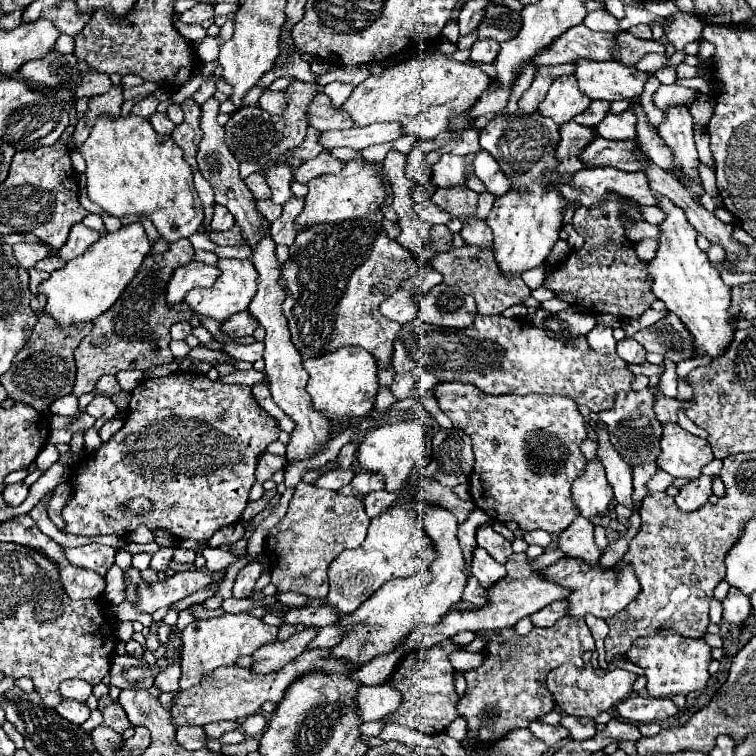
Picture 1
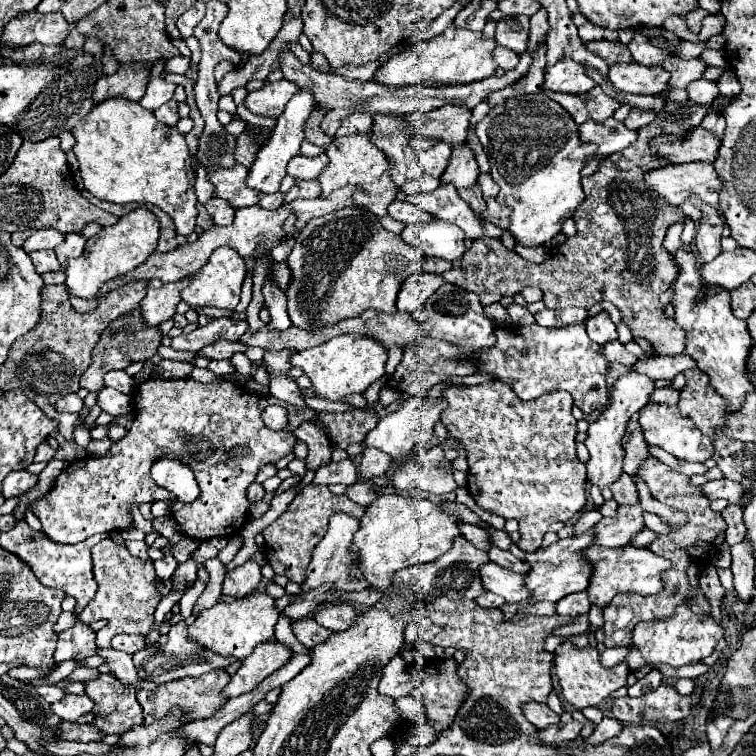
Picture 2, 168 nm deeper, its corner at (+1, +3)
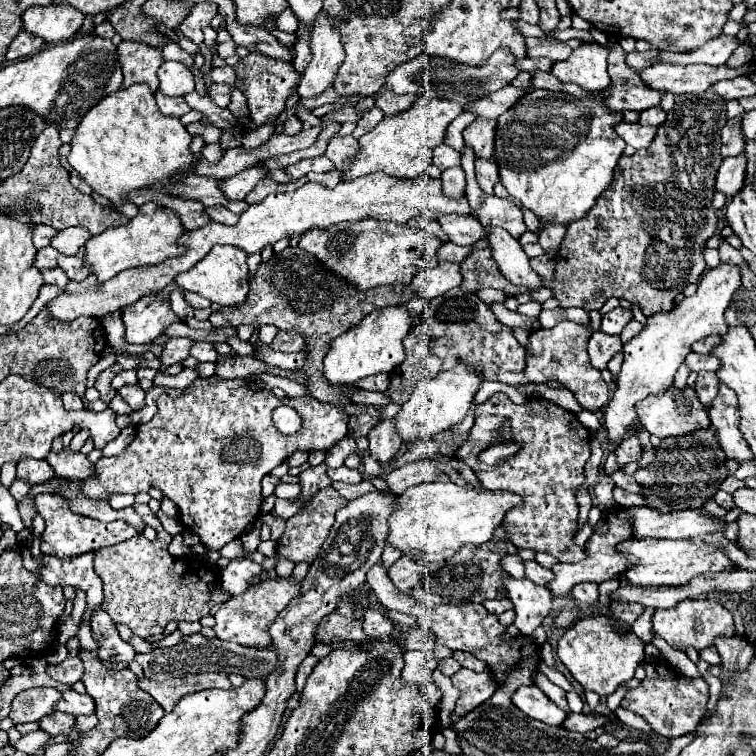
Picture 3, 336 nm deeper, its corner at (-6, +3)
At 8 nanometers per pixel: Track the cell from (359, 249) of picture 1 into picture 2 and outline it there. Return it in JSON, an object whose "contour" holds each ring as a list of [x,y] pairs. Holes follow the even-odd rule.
{"contour":[[[346,209],[324,215],[320,219],[312,219],[312,223],[308,223],[308,227],[304,227],[304,231],[300,231],[296,237],[296,245],[286,261],[292,269],[292,283],[286,291],[288,315],[296,327],[304,329],[332,325],[342,319],[356,317],[366,309],[394,313],[396,295],[402,281],[424,269],[424,251],[402,241],[400,235],[386,231],[374,213],[362,209]]]}

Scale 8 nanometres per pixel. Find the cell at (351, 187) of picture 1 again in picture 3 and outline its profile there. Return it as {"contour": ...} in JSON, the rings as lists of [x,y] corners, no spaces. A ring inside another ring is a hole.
{"contour":[[[419,97],[409,111],[383,119],[373,131],[365,133],[359,139],[359,151],[351,159],[347,159],[345,169],[341,169],[341,181],[351,181],[375,171],[381,171],[399,179],[413,179],[423,175],[431,165],[433,149],[443,143],[447,125],[459,113],[461,113],[461,105],[455,101]]]}

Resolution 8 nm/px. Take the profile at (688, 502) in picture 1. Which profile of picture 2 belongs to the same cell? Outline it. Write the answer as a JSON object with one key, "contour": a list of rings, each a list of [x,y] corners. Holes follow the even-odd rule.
{"contour":[[[720,479],[720,481],[708,481],[706,485],[702,485],[704,489],[704,495],[714,501],[714,499],[726,499],[728,503],[734,503],[734,505],[744,505],[744,497],[750,489],[746,489],[744,485],[736,483],[736,481],[730,481],[730,479]]]}

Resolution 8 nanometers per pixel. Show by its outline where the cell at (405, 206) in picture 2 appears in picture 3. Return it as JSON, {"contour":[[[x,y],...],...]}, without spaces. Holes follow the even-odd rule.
{"contour":[[[443,215],[443,219],[437,221],[455,245],[473,245],[485,235],[481,223],[473,215]]]}

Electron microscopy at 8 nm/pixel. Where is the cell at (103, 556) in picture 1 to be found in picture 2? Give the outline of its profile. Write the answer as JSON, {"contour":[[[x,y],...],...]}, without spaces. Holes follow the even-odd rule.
{"contour":[[[104,539],[96,547],[92,547],[92,573],[96,577],[98,591],[88,603],[88,607],[82,611],[80,619],[84,623],[100,619],[106,621],[106,627],[96,633],[96,645],[110,647],[110,639],[116,633],[148,635],[154,627],[154,611],[162,599],[154,585],[156,571],[152,559],[138,559],[126,549],[126,545],[118,545],[112,539]]]}

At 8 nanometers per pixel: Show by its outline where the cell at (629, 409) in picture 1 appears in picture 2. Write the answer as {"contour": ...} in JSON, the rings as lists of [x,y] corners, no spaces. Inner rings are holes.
{"contour":[[[630,421],[628,431],[622,439],[622,449],[624,449],[624,471],[628,475],[632,475],[642,461],[648,457],[648,445],[646,439],[642,435],[644,431],[640,431],[640,423],[638,421]]]}

